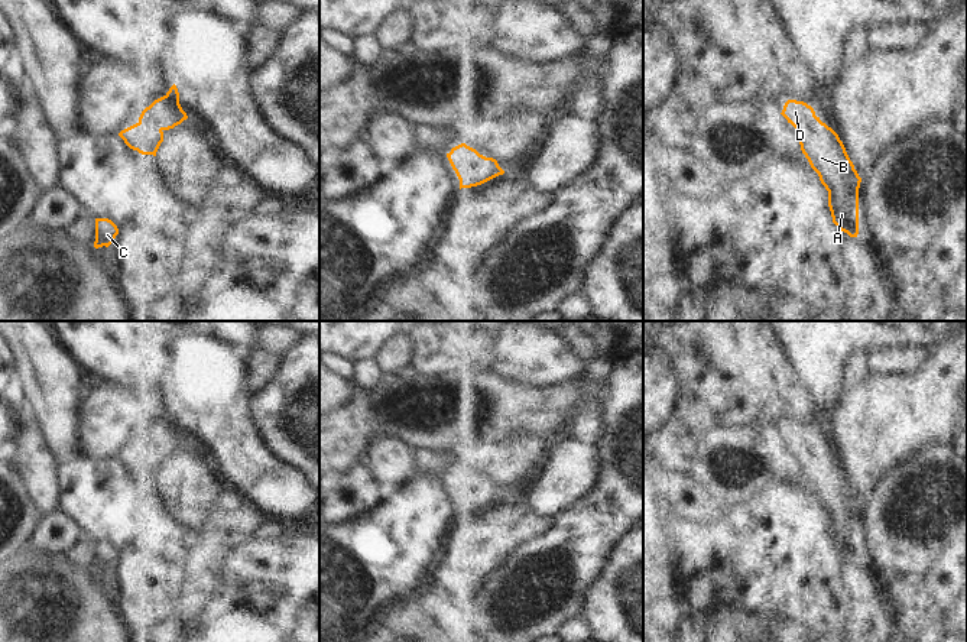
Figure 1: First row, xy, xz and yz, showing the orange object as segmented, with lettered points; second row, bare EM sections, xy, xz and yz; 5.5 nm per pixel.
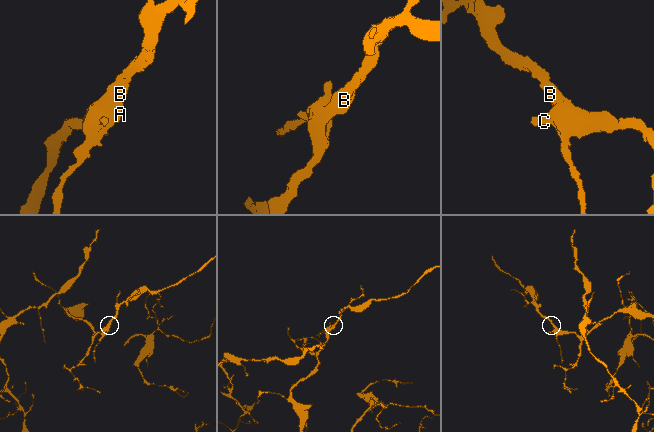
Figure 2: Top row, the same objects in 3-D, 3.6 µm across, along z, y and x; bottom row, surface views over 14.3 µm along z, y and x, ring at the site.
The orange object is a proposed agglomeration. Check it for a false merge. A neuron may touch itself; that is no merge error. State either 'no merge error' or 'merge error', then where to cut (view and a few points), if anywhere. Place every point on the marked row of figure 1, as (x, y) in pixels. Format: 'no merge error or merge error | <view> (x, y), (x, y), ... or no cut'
no merge error | no cut

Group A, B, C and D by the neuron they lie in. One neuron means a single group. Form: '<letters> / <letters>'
A B C D

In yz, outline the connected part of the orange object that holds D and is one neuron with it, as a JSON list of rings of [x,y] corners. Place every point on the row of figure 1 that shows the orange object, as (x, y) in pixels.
[[[788,100],[781,114],[796,129],[802,153],[828,191],[833,223],[850,237],[857,237],[861,178],[838,134],[804,101]]]

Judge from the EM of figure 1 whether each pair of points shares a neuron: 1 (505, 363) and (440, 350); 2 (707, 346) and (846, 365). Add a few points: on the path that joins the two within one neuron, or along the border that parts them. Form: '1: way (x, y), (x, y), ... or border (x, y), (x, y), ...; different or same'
1: border (499, 336), (492, 369); different
2: border (774, 336), (779, 350), (802, 385); different

